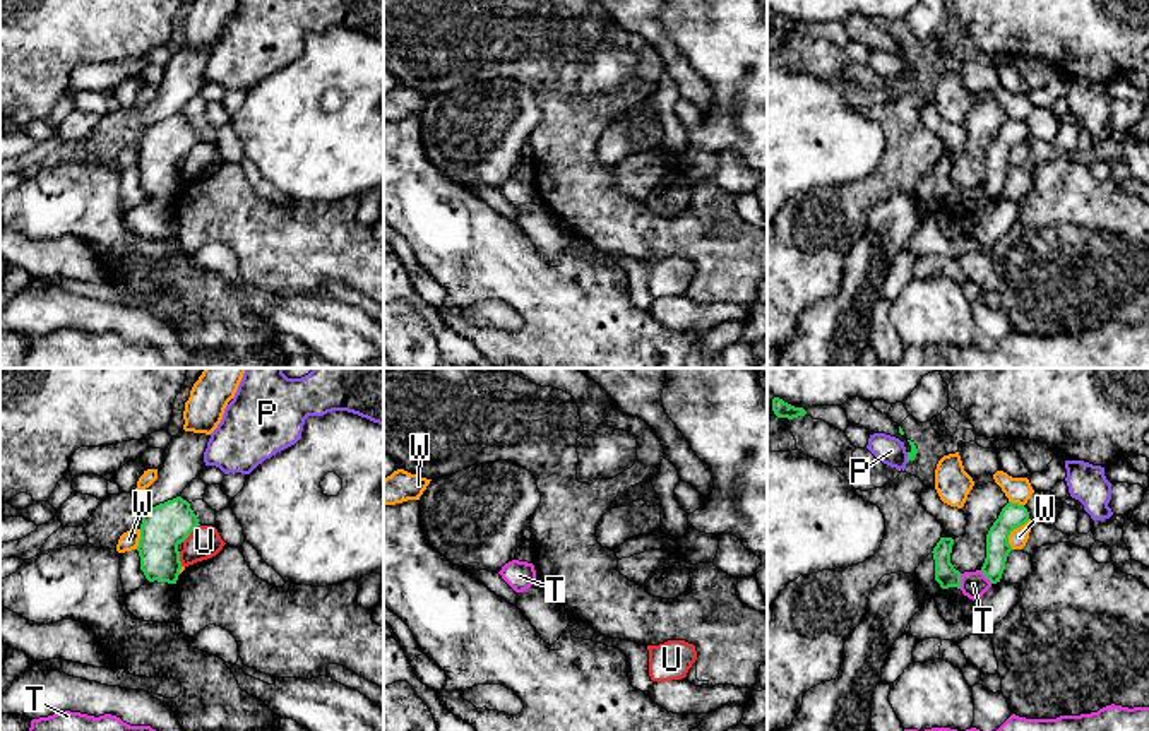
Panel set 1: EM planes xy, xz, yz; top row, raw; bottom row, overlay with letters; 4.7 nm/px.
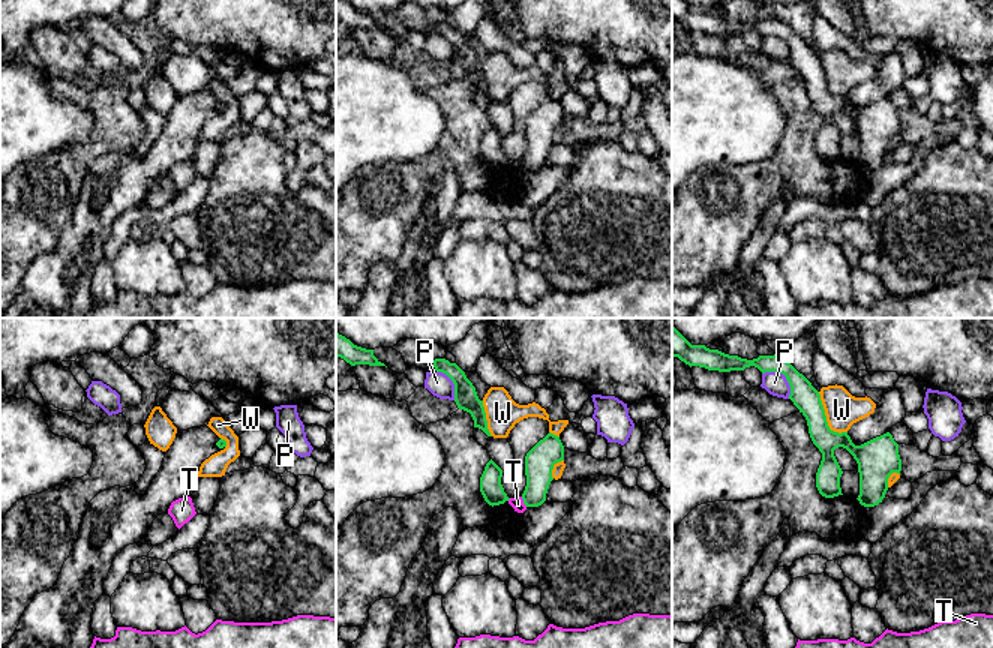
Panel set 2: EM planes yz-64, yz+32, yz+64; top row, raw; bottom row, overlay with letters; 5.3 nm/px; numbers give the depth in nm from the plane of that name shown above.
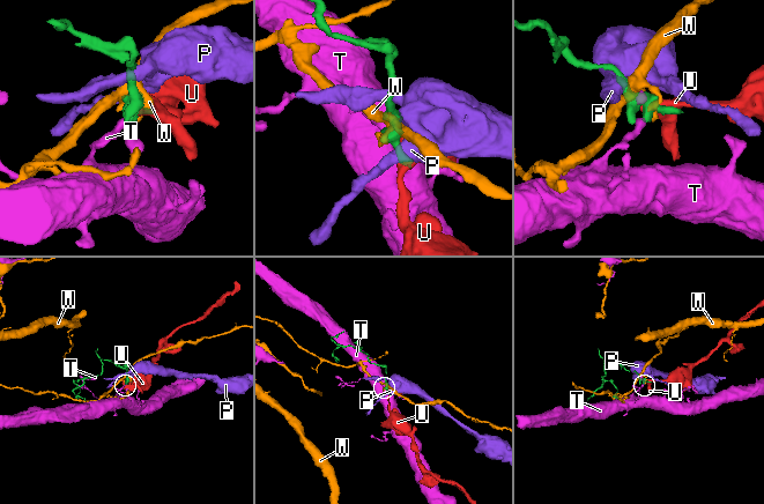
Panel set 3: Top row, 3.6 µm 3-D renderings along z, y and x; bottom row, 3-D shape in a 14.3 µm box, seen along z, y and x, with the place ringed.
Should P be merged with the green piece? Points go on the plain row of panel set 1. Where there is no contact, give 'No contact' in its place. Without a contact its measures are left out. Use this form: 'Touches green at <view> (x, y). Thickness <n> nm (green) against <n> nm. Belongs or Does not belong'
Touches green at yz (908, 74). Thickness 40 nm (green) against 140 nm. Does not belong

